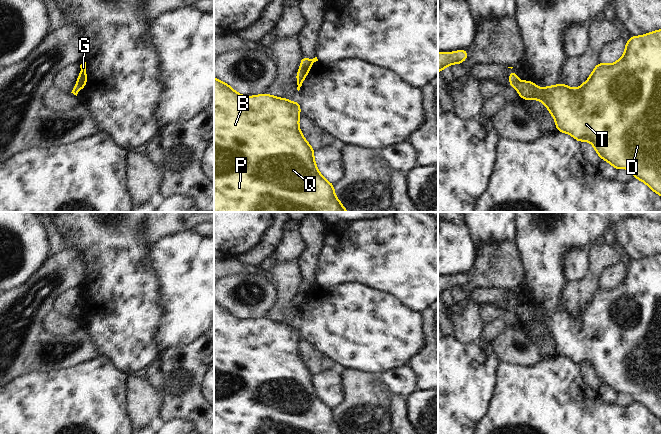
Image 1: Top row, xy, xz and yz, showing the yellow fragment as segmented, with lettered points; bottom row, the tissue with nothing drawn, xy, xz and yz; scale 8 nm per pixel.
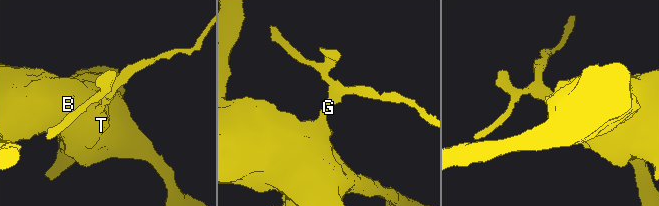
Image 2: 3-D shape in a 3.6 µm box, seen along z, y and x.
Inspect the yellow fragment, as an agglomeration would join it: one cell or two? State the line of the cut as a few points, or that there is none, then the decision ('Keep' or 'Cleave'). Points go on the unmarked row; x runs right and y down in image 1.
Split along xz (300, 291), (308, 294). Cleave.

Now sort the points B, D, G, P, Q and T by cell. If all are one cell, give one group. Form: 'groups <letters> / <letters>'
groups B D P Q T / G

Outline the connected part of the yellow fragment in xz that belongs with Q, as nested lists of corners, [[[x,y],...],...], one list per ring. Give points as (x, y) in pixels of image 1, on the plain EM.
[[[214,301],[214,434],[346,434],[336,421],[334,408],[327,405],[316,390],[314,373],[299,351],[300,335],[298,324],[293,327],[285,321],[279,322],[266,317],[244,320]]]

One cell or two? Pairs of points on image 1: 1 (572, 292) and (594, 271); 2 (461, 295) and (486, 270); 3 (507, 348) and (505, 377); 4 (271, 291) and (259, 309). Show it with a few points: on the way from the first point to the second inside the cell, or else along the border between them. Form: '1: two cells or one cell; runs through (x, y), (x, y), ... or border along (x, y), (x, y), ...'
1: one cell; runs through (578, 290), (591, 277)
2: one cell; runs through (467, 290), (481, 276)
3: two cells; border along (502, 362), (529, 367)
4: one cell; runs through (267, 295), (260, 305)

